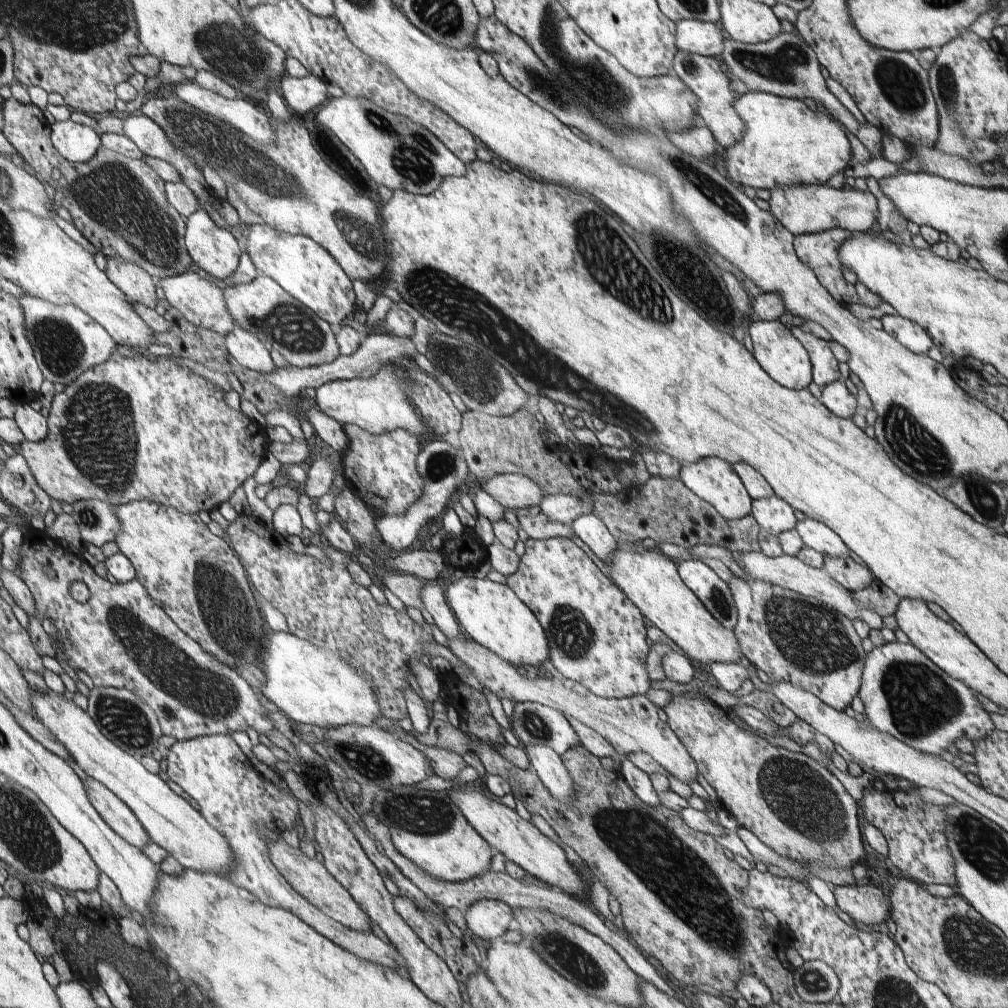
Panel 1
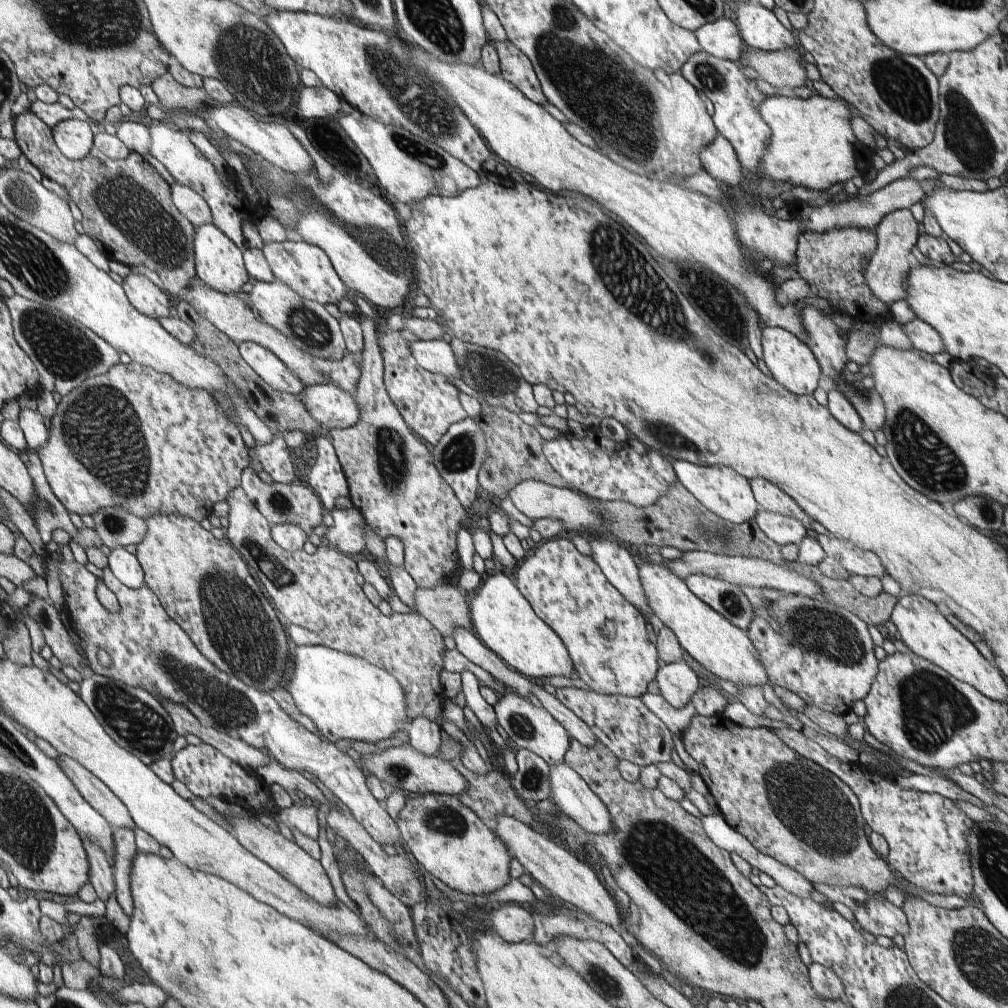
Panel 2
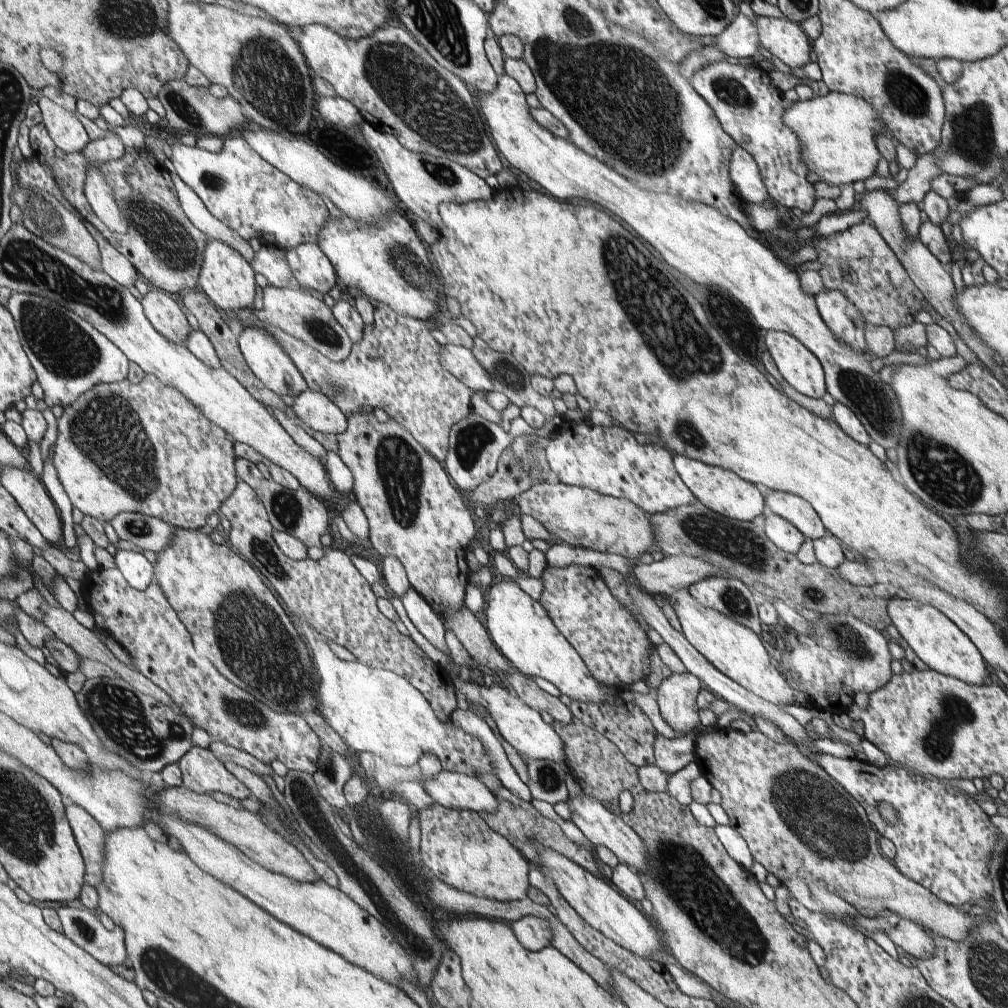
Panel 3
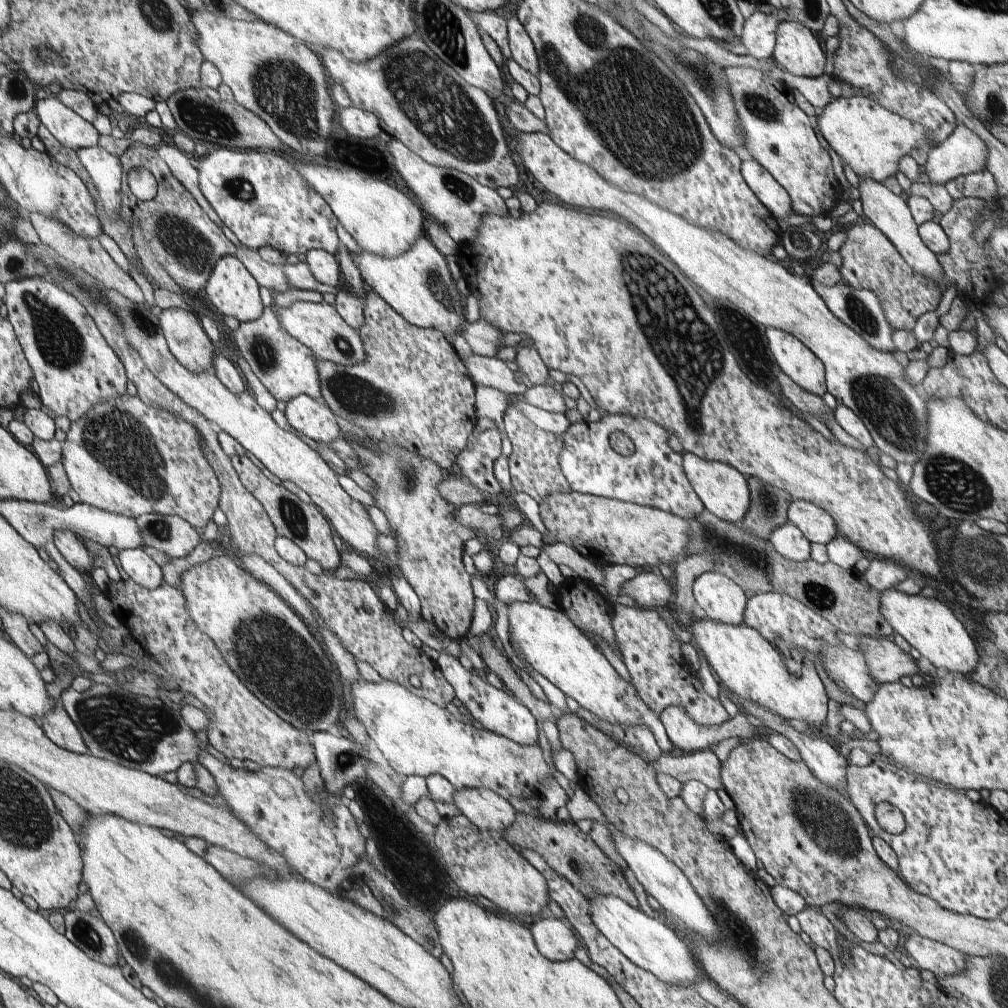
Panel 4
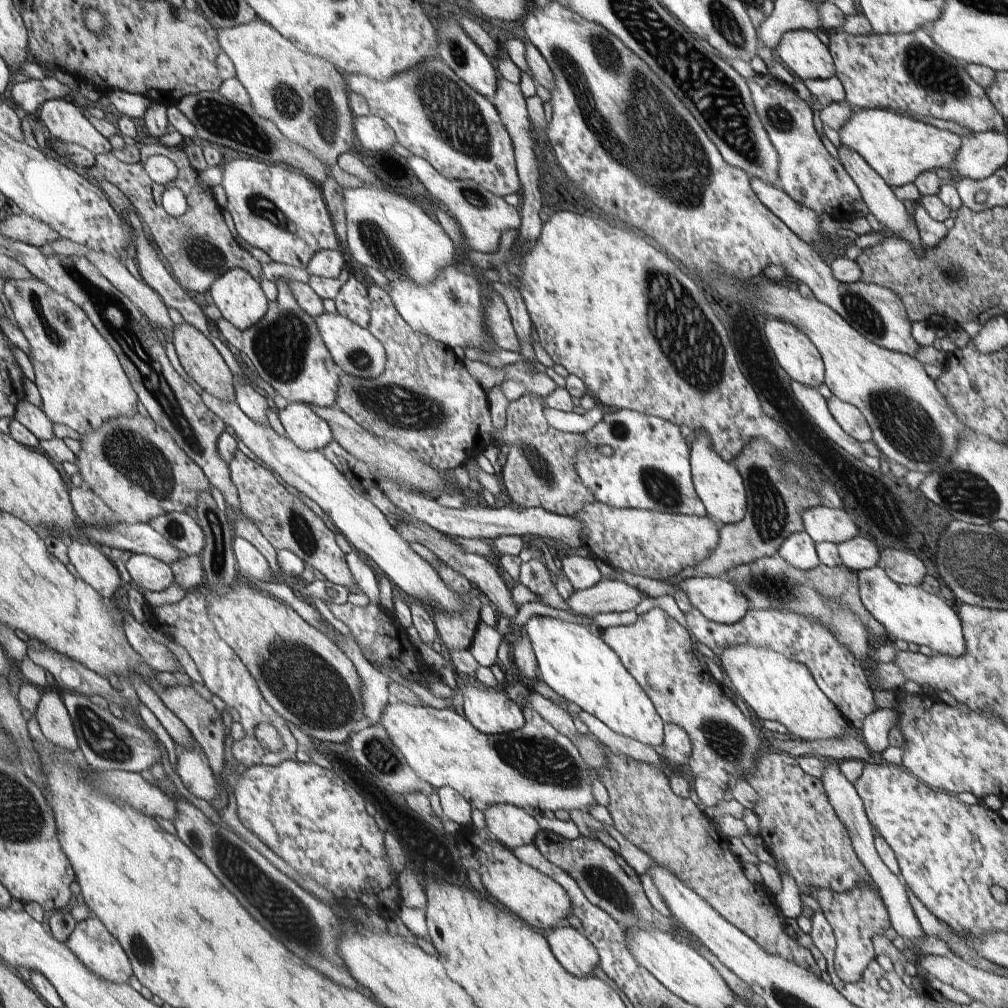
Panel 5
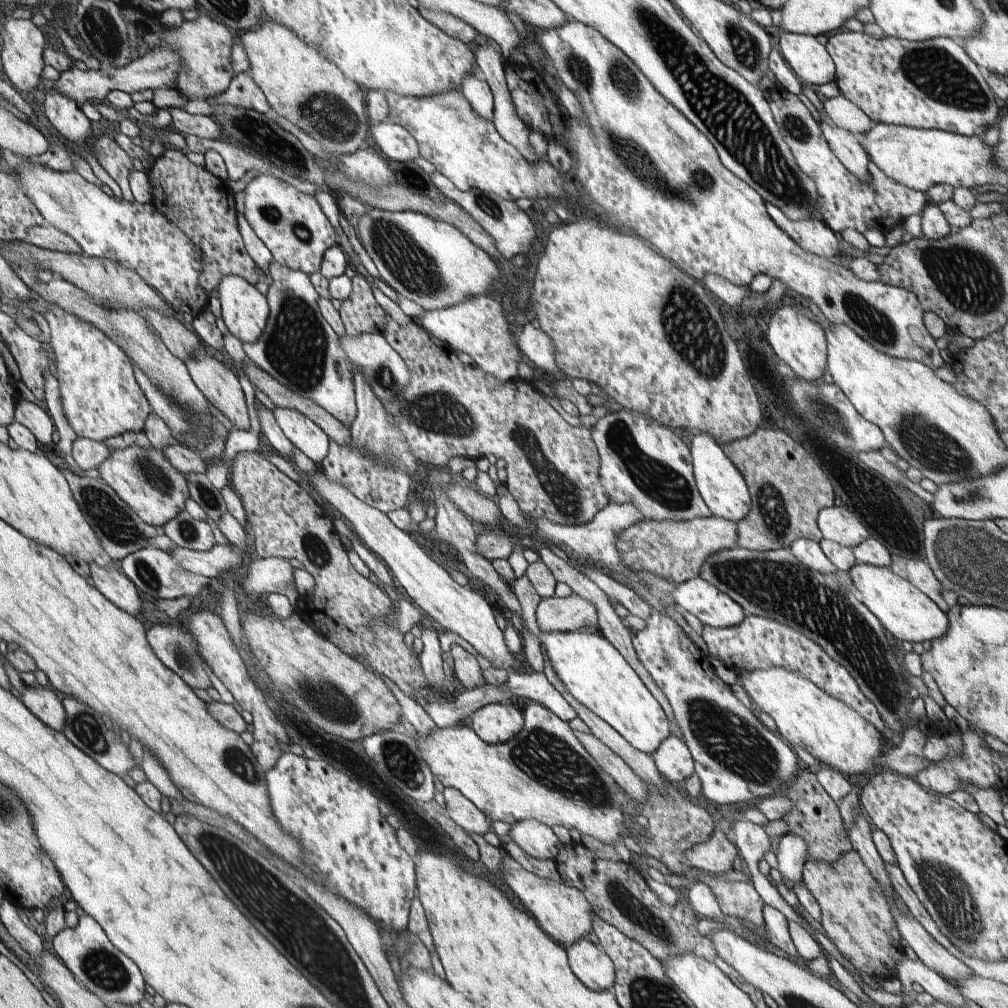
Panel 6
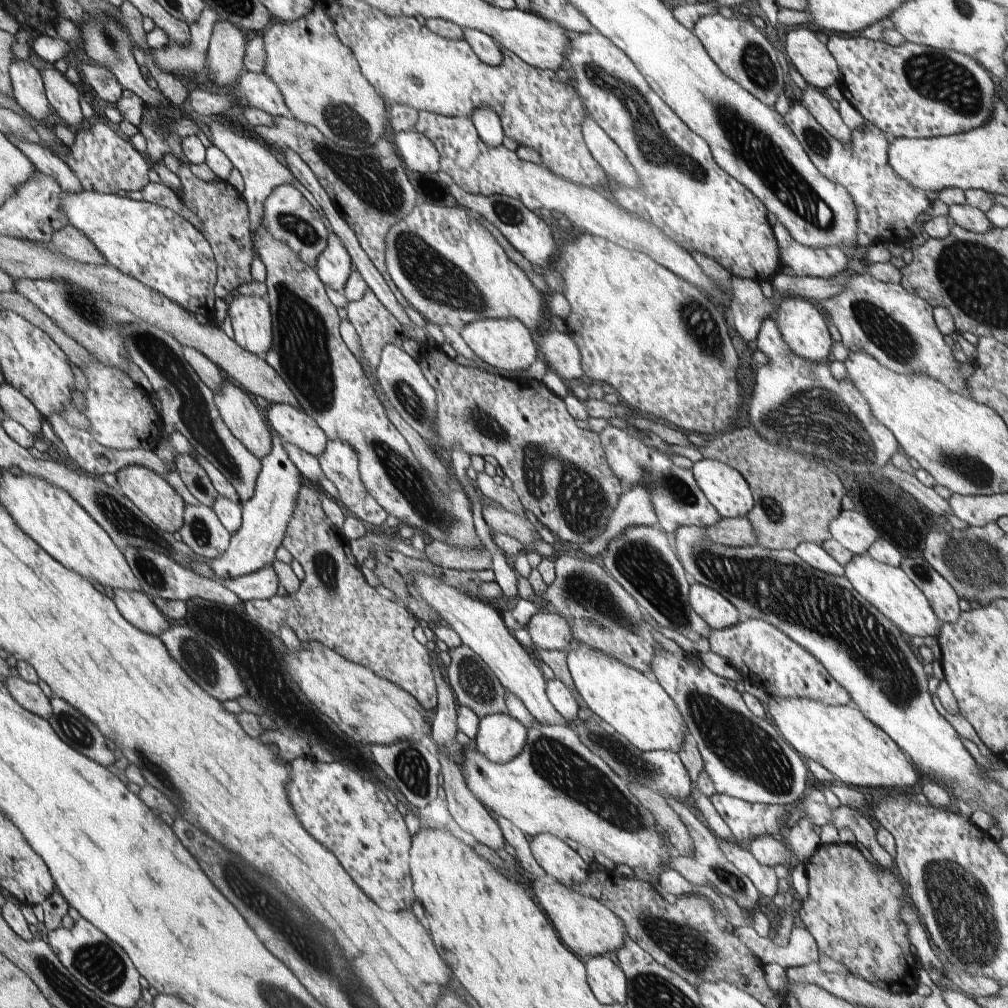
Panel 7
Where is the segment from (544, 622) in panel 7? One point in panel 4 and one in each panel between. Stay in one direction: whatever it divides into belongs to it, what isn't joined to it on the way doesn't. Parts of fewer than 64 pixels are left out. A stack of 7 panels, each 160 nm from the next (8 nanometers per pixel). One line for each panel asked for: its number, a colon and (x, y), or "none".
4: (647, 589)
5: (607, 596)
6: (573, 613)

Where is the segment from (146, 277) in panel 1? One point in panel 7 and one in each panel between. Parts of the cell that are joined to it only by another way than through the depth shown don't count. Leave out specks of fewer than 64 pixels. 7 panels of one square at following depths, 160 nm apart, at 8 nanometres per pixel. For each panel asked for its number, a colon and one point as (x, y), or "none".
2: (148, 298)
3: (164, 312)
4: (187, 342)
5: (203, 363)
6: (218, 384)
7: (239, 412)

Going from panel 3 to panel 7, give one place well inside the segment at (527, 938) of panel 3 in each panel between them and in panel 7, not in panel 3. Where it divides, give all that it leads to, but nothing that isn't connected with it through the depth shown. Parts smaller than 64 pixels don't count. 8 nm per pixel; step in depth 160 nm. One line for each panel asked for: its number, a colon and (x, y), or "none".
4: (555, 938)
5: (577, 954)
6: (591, 965)
7: (608, 981)

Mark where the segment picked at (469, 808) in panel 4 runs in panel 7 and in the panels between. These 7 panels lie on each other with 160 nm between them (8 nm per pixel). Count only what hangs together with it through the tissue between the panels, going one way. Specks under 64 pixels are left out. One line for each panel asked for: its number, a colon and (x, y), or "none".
5: (513, 826)
6: (538, 840)
7: (565, 866)

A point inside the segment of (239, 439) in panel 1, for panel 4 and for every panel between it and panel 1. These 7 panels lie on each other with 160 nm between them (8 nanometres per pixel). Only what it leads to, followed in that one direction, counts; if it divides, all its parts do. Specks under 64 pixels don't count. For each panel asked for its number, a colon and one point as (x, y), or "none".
2: (134, 429)
3: (144, 448)
4: (124, 456)

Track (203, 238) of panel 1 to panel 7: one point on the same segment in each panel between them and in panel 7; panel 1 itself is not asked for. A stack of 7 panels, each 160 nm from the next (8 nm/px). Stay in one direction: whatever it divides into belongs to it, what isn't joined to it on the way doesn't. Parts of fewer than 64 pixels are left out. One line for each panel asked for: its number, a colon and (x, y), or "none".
2: (220, 266)
3: (227, 278)
4: (232, 288)
5: (238, 296)
6: (244, 310)
7: (253, 323)

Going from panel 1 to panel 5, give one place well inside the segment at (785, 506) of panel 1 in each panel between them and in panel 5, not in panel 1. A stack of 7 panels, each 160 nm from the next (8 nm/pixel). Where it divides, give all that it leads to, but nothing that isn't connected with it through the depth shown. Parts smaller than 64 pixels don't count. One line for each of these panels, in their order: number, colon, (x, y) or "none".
2: (783, 530)
3: (785, 536)
4: (788, 540)
5: (798, 549)

